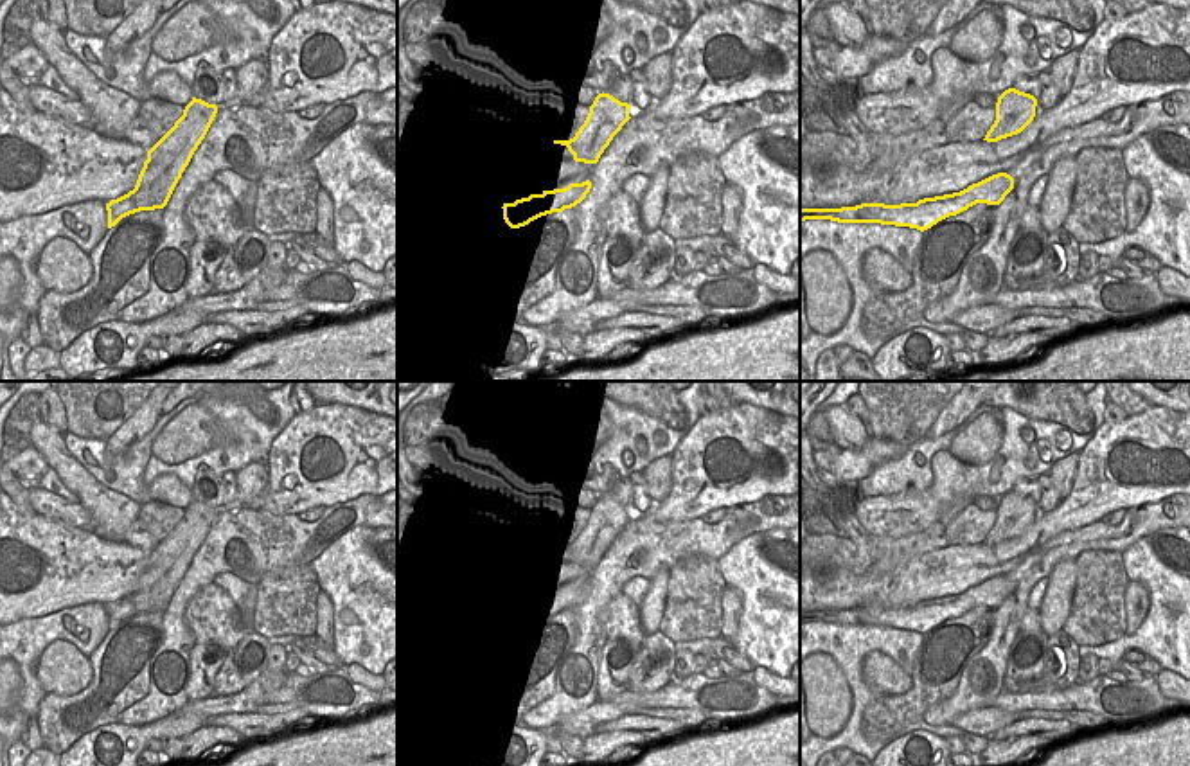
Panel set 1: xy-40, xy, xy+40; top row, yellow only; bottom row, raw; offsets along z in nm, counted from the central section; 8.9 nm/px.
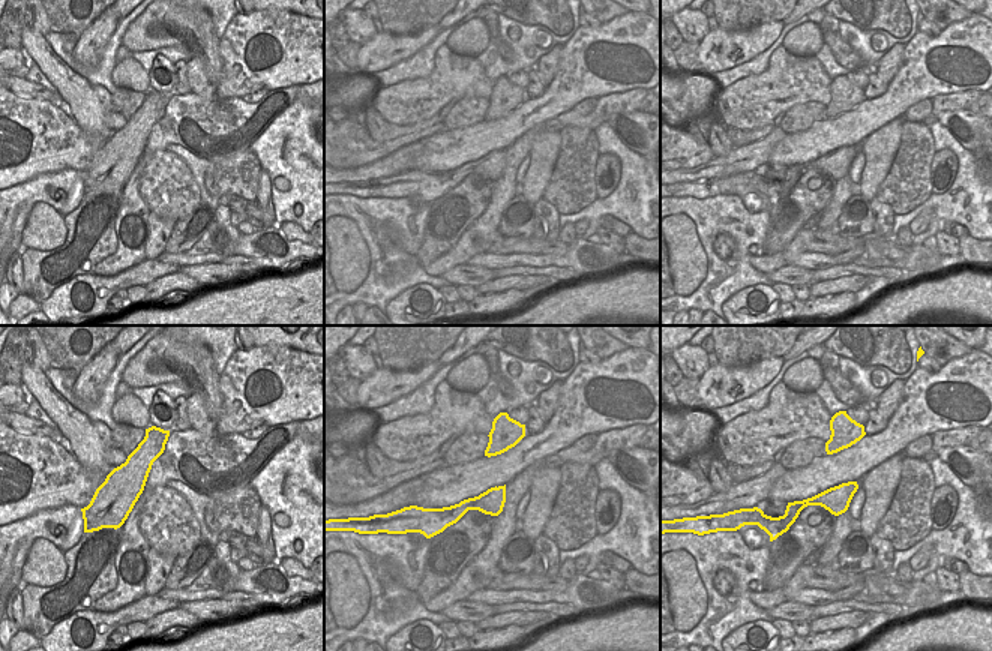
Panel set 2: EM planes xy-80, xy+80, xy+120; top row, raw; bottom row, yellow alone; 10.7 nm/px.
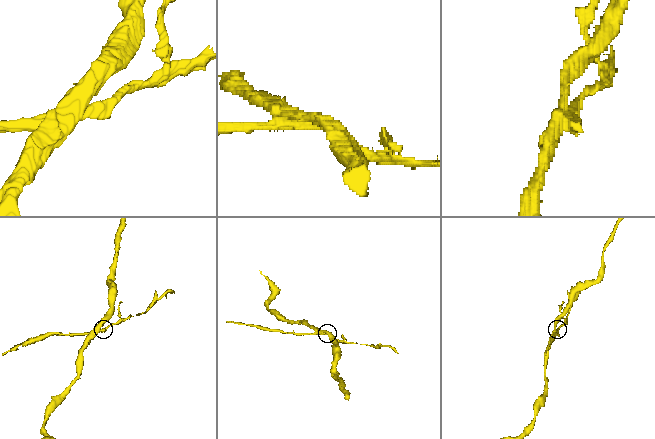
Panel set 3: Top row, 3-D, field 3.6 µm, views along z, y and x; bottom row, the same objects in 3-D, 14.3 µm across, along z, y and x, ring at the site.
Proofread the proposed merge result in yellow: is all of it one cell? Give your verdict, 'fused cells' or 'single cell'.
fused cells

